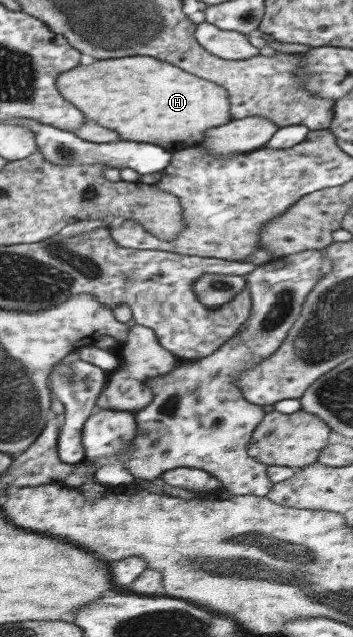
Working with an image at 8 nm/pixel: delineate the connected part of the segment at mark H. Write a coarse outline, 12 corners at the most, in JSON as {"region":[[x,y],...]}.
{"region":[[146,55],[60,74],[120,140],[168,151],[228,122],[228,91]]}

